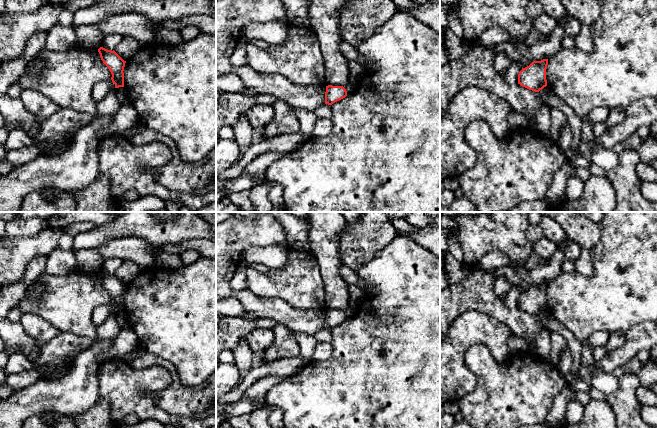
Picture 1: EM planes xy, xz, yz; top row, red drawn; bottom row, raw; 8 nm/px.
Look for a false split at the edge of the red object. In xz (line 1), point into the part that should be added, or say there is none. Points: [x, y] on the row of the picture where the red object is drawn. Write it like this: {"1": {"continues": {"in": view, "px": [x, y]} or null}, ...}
{"1": {"continues": null}}

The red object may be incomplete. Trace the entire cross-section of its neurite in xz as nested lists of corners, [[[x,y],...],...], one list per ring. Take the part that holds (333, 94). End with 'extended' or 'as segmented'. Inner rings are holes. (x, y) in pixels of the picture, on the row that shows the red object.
[[[328,85],[325,92],[325,104],[332,105],[346,96],[347,91],[343,86]]]; as segmented

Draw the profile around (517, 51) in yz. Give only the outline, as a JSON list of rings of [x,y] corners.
[[[567,13],[559,19],[554,31],[545,40],[536,43],[532,47],[526,46],[523,41],[511,39],[492,46],[492,49],[496,54],[506,54],[511,62],[519,63],[522,68],[529,66],[533,61],[549,59],[561,49],[562,39],[566,36],[562,22],[568,17]]]

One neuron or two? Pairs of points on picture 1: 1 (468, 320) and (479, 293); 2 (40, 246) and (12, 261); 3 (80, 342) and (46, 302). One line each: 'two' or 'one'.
1: two
2: one
3: two

